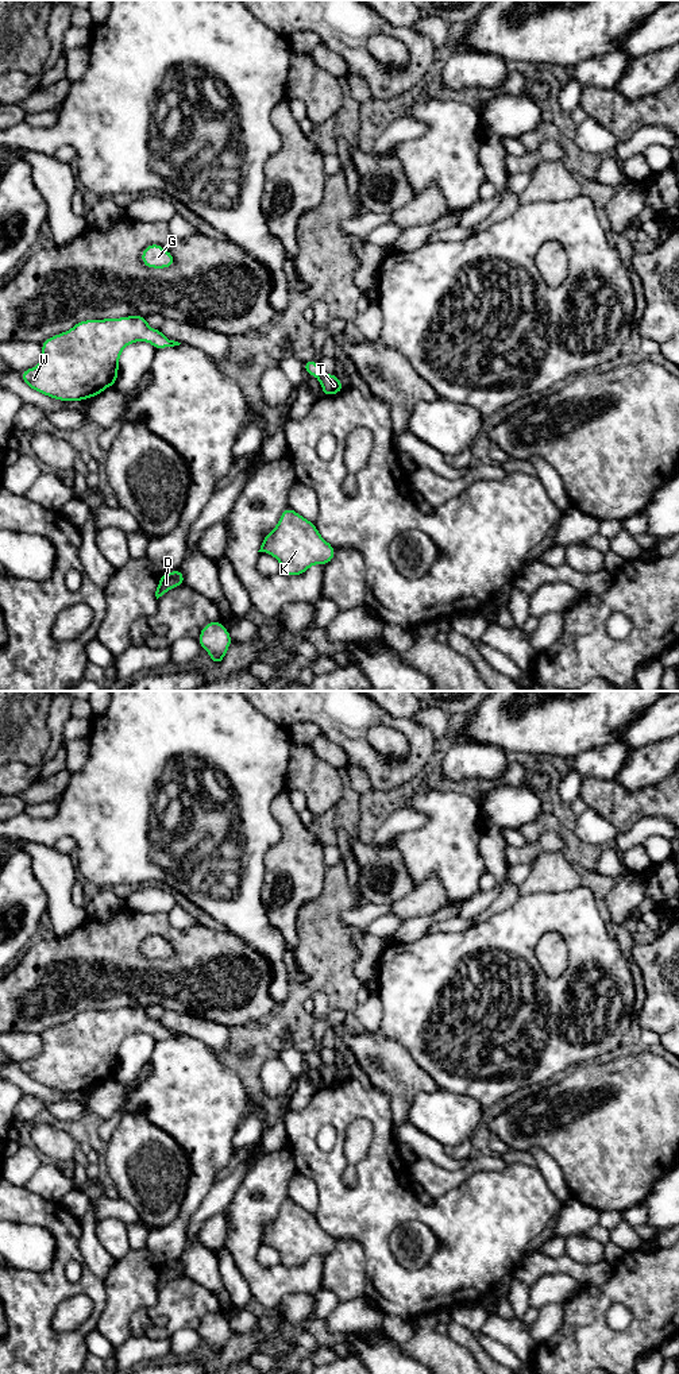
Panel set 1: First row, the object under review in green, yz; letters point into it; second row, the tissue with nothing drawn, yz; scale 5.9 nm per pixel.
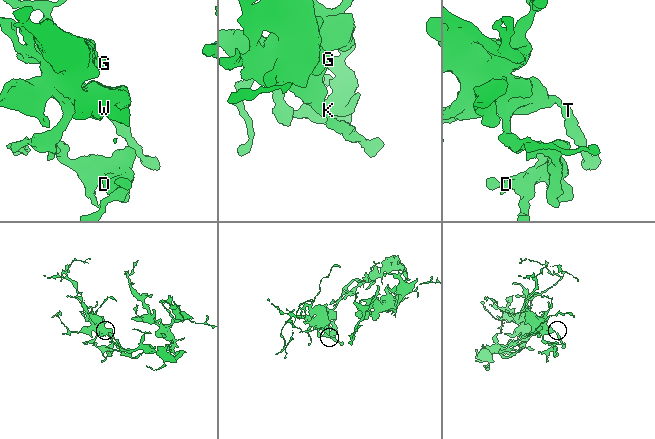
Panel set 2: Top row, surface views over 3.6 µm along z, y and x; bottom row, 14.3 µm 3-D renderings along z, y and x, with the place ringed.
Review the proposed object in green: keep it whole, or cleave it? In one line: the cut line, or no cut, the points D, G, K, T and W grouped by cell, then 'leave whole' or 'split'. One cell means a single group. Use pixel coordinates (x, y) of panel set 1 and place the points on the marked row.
no cut | D G K T W | leave whole

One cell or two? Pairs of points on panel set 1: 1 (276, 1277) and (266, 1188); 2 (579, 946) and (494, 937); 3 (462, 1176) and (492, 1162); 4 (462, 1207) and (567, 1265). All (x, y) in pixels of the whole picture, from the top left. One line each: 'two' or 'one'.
1: one
2: one
3: one
4: two

